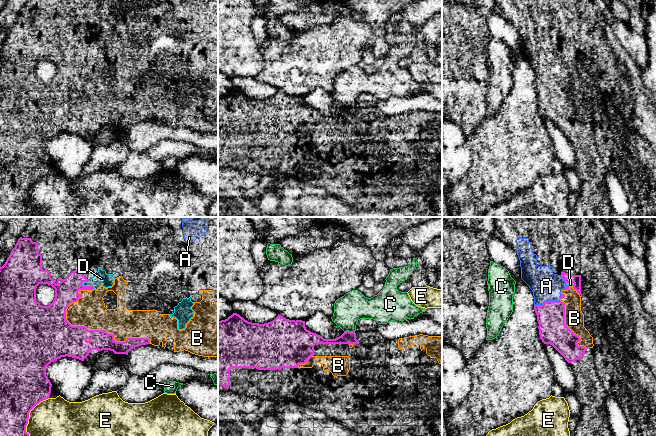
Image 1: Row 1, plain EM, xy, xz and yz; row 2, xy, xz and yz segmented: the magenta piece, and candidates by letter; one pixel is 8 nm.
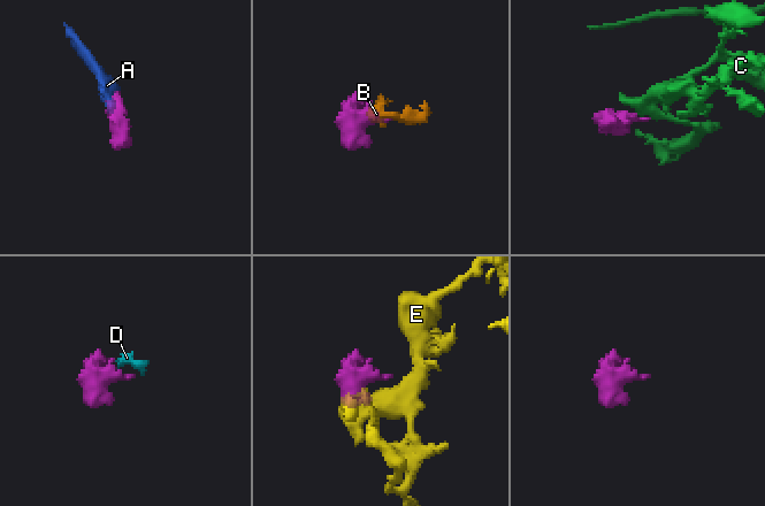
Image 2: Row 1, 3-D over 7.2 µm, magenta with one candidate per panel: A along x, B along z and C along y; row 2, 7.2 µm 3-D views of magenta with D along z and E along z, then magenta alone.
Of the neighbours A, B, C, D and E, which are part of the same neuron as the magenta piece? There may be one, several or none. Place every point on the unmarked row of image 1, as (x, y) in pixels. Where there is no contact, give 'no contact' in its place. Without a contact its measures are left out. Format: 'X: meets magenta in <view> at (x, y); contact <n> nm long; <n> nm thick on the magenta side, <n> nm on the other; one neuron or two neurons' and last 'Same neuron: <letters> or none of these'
A: meets magenta in yz at (546, 77); contact 220 nm long; 220 nm thick on the magenta side, 240 nm on the other; one neuron
B: meets magenta in xy at (105, 107); contact 750 nm long; 190 nm thick on the magenta side, 260 nm on the other; one neuron
C: meets magenta in xz at (348, 107); contact 90 nm long; 100 nm thick on the magenta side, 240 nm on the other; two neurons
D: meets magenta in xy at (88, 62); contact 120 nm long; 190 nm thick on the magenta side, 120 nm on the other; one neuron
E: meets magenta in xy at (28, 193); contact 400 nm long; 360 nm thick on the magenta side, 400 nm on the other; two neurons
Same neuron: A, B, D

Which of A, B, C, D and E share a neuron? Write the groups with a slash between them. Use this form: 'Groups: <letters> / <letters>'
Groups: A B D / C / E

